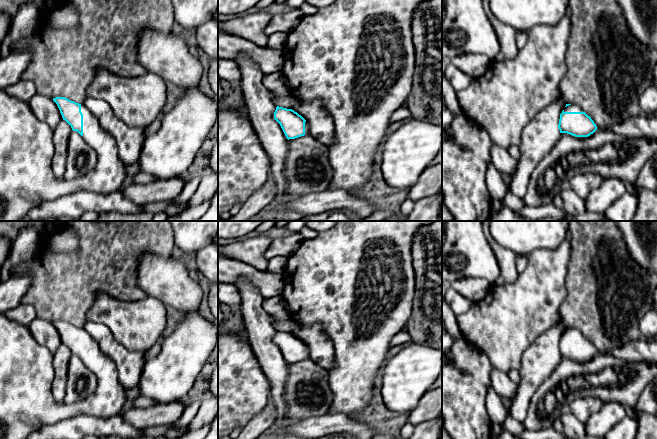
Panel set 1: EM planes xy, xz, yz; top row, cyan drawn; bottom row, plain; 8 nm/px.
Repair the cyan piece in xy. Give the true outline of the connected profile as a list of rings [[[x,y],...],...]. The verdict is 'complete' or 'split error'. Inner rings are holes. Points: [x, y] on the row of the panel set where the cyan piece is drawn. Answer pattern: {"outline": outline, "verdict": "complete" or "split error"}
{"outline": [[[0,89],[0,221],[19,221],[26,217],[32,208],[43,202],[79,191],[100,194],[123,191],[125,164],[118,156],[114,138],[102,129],[84,104],[65,97],[56,97],[53,101],[57,104],[63,120],[96,150],[97,164],[83,176],[71,179],[57,178],[52,171],[53,130],[35,116],[28,102],[10,96]]], "verdict": "split error"}

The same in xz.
{"outline": [[[277,106],[274,119],[280,124],[288,140],[309,134],[307,121],[292,109]]], "verdict": "split error"}

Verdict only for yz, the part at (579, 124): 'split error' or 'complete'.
split error

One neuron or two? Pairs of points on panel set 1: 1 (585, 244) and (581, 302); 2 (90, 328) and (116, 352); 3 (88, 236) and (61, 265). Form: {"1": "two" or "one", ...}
{"1": "one", "2": "one", "3": "one"}

